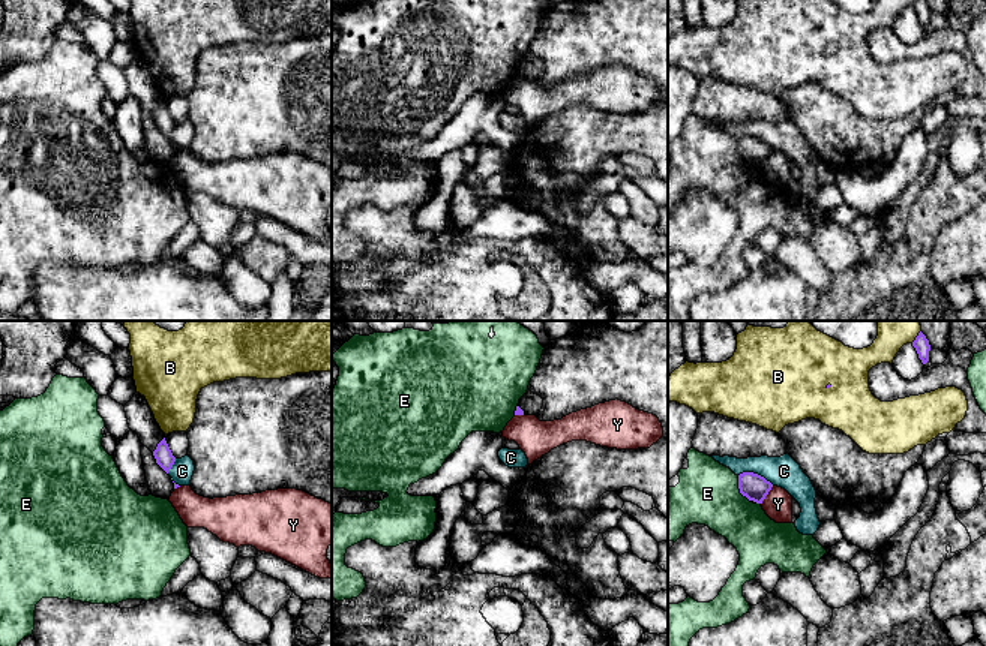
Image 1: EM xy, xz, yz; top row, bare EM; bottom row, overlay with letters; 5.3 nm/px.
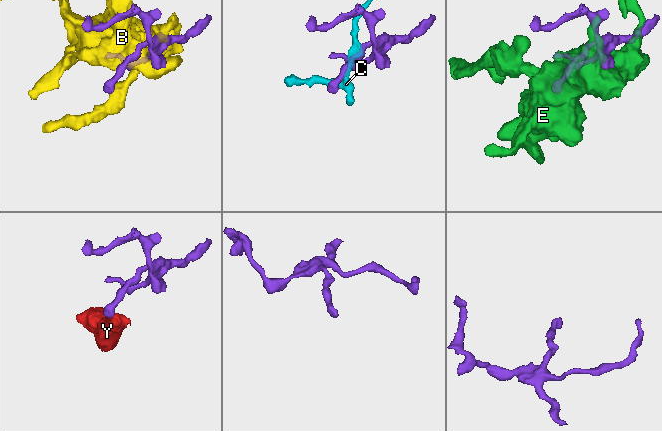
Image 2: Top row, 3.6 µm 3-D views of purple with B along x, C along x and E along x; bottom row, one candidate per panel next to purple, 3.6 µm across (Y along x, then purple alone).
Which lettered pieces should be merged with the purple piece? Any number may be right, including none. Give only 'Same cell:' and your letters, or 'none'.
Same cell: none

